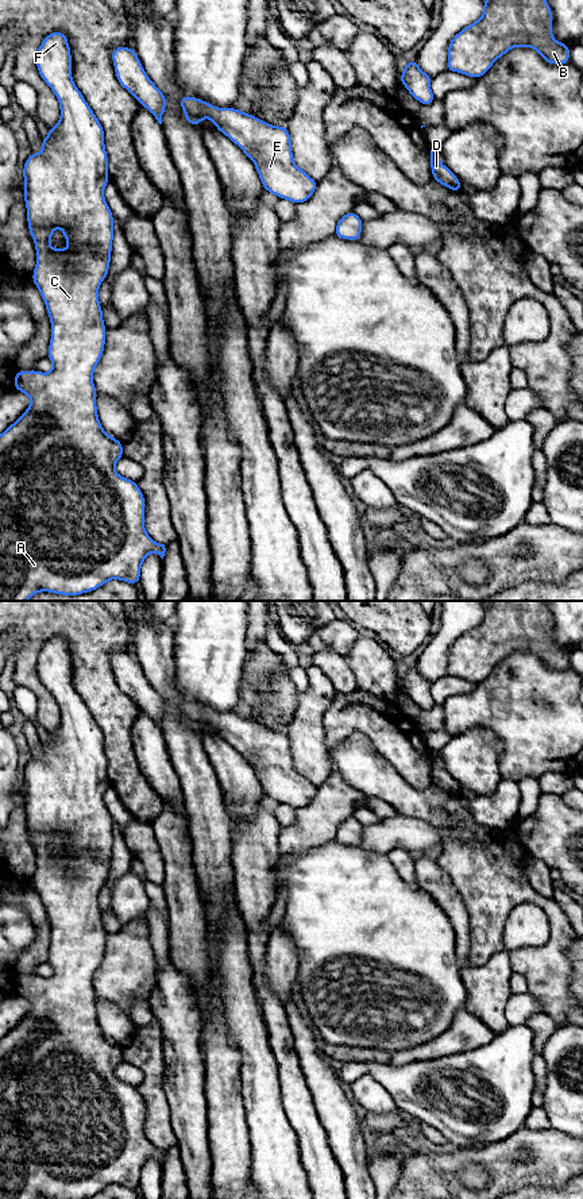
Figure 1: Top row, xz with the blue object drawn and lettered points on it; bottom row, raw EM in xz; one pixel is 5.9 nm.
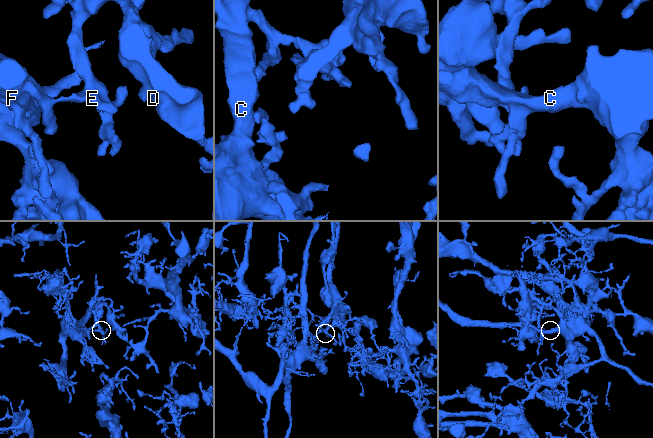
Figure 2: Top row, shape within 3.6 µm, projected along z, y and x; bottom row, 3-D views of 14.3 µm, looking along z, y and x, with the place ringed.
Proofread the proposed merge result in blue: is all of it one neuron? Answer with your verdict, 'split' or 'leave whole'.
leave whole

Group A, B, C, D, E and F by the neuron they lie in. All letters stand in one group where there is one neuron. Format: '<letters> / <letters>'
A B C D E F

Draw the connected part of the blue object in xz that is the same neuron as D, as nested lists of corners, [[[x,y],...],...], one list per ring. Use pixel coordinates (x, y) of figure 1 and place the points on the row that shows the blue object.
[[[429,146],[429,157],[432,178],[436,180],[439,184],[447,186],[449,190],[462,190],[463,186],[459,178],[445,165],[440,162],[437,146]]]

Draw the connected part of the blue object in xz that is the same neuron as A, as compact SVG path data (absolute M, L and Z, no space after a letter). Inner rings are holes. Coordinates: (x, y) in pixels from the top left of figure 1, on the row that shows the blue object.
M55 31L46 35L36 50L36 69L42 80L57 96L61 109L58 124L55 127L49 127L49 138L46 139L40 136L42 153L36 154L31 151L30 157L23 165L27 223L36 250L36 266L32 271L32 282L39 289L51 323L51 339L49 343L47 358L53 362L53 370L49 373L40 373L38 370L16 370L13 388L27 394L31 398L31 404L15 423L12 423L3 433L0 433L0 601L27 601L34 594L40 591L55 593L61 595L80 595L82 593L90 593L101 587L111 579L120 579L131 585L138 585L140 579L140 567L144 559L151 552L158 554L163 559L166 552L165 544L155 543L146 532L143 524L146 500L138 483L119 475L115 471L115 463L124 456L123 443L103 429L96 405L97 390L93 383L93 371L103 356L107 335L107 328L103 320L103 308L99 302L99 288L108 275L113 242L113 215L104 198L104 188L109 182L104 128L73 81L72 53L67 38L63 32ZM55 228L61 228L63 231L63 239L66 239L69 243L67 248L54 250L49 243Z

